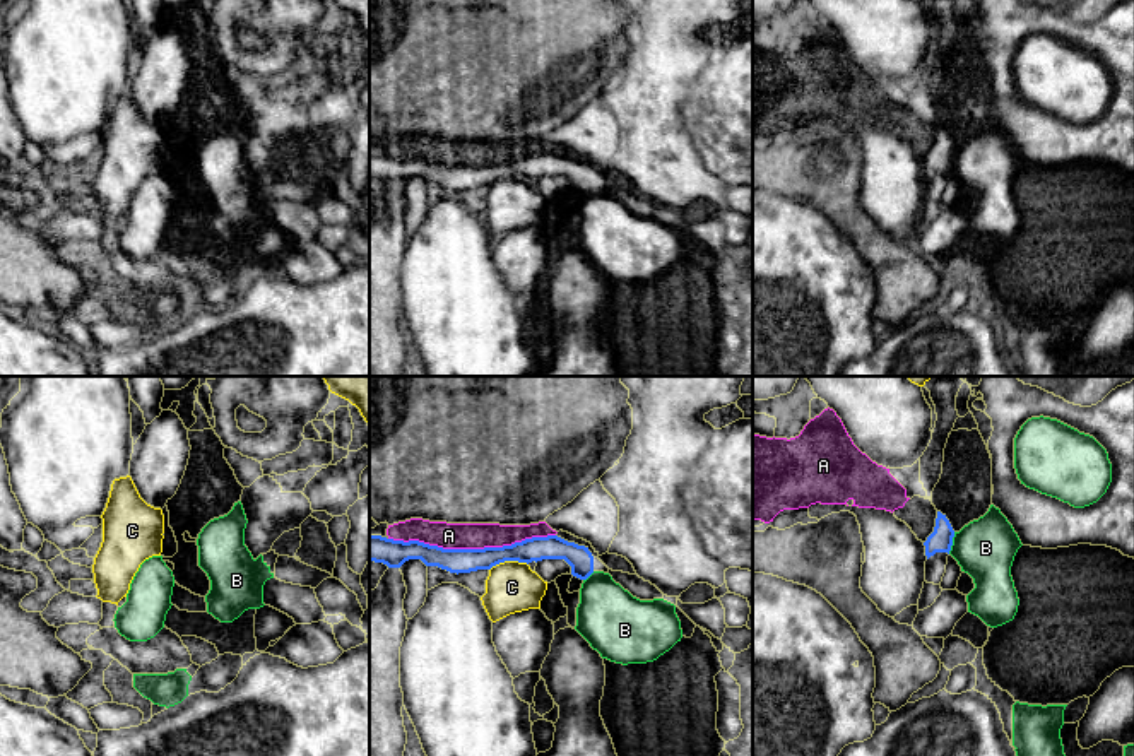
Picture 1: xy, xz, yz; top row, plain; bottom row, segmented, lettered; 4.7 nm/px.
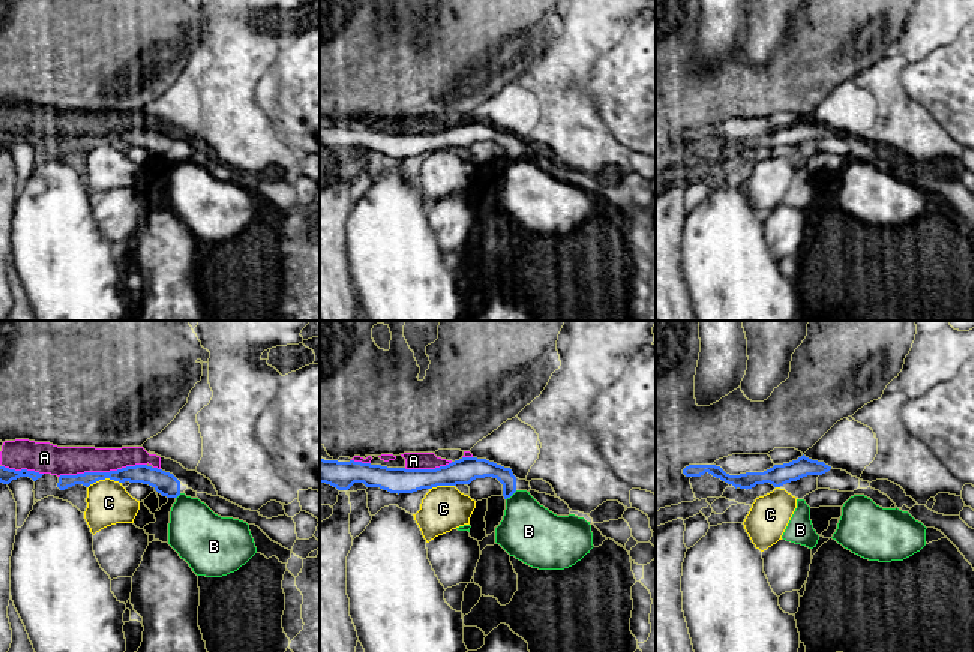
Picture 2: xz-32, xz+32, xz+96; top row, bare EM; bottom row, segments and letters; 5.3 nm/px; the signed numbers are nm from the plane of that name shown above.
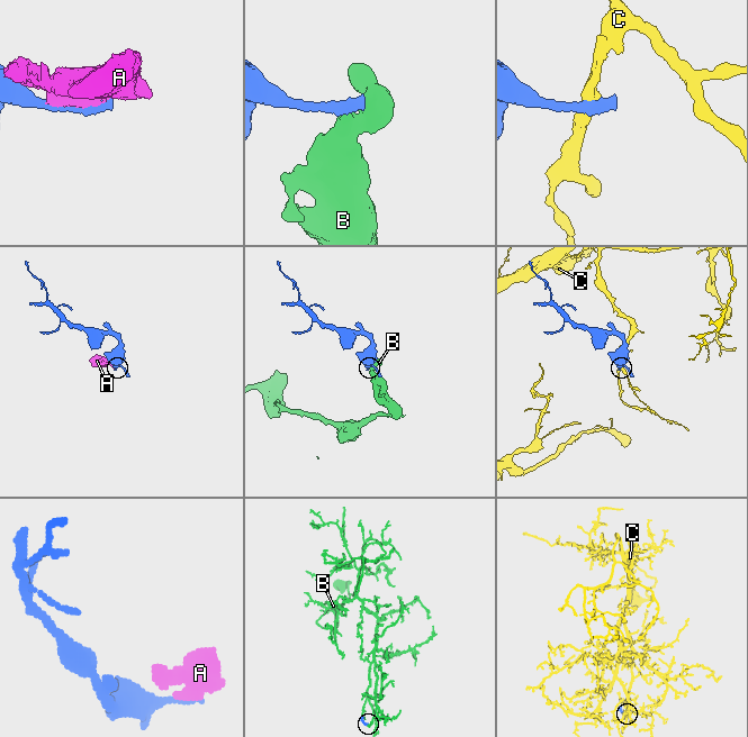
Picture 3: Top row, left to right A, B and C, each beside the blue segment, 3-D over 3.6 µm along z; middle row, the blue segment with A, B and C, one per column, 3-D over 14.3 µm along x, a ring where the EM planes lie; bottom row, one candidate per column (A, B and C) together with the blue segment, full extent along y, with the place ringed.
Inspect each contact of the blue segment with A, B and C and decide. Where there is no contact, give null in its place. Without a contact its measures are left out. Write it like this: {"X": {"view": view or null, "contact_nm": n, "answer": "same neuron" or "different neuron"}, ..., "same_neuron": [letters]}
{"A": {"view": "xz", "contact_nm": 800, "answer": "different neuron"}, "B": {"view": "yz", "contact_nm": 110, "answer": "different neuron"}, "C": {"view": "xz", "contact_nm": 190, "answer": "different neuron"}, "same_neuron": []}

